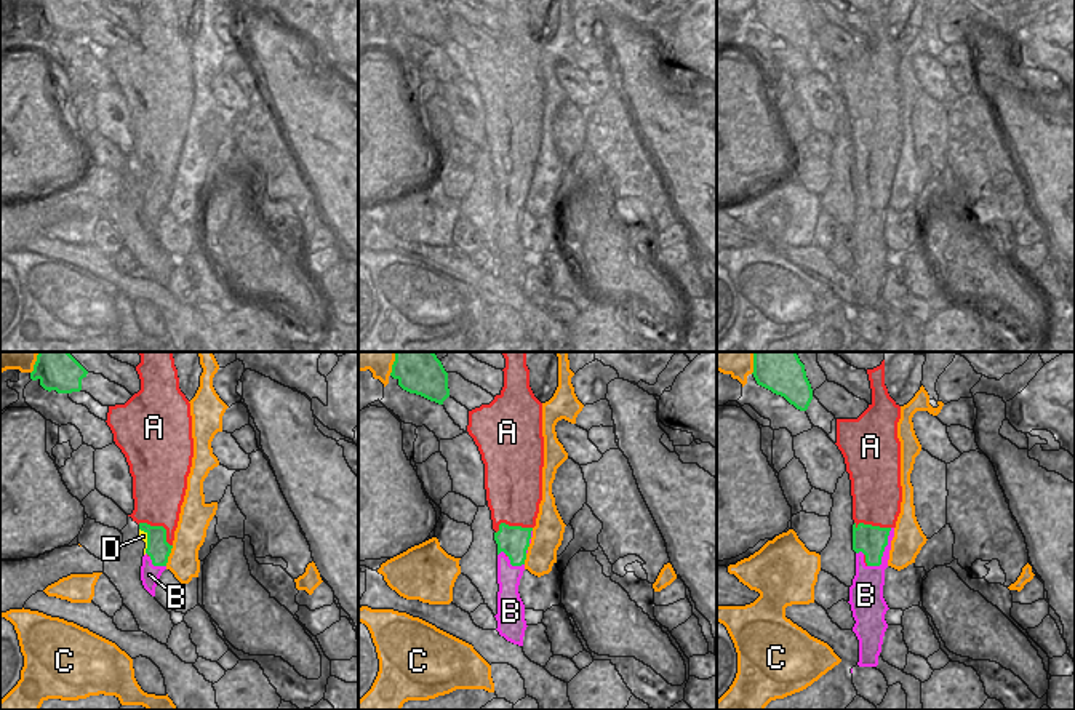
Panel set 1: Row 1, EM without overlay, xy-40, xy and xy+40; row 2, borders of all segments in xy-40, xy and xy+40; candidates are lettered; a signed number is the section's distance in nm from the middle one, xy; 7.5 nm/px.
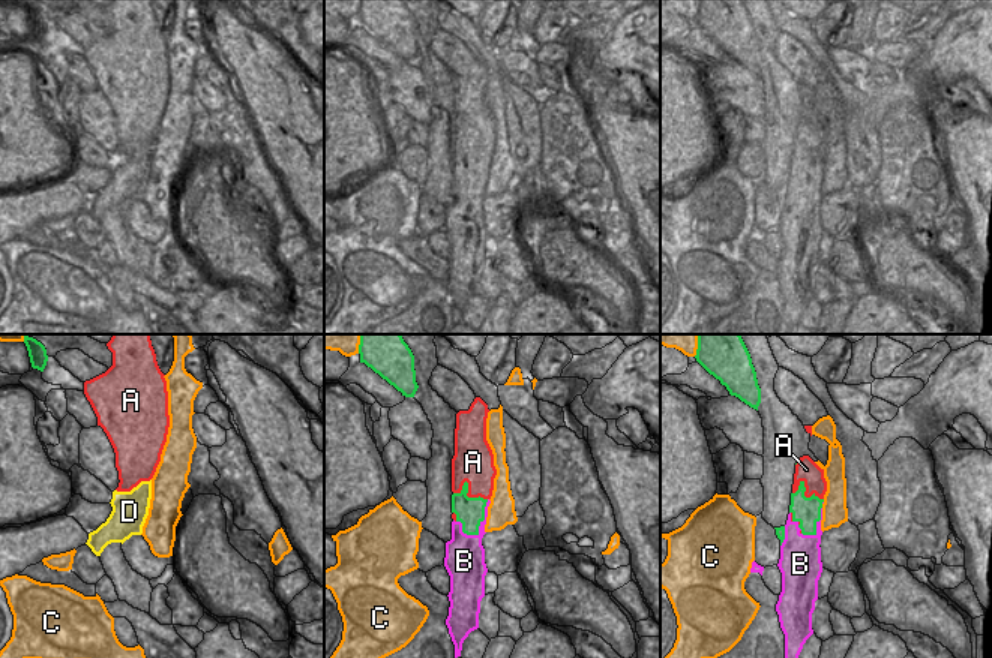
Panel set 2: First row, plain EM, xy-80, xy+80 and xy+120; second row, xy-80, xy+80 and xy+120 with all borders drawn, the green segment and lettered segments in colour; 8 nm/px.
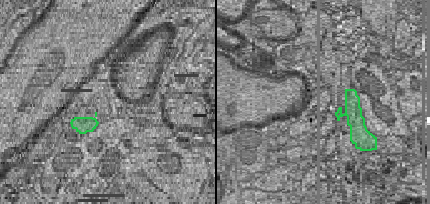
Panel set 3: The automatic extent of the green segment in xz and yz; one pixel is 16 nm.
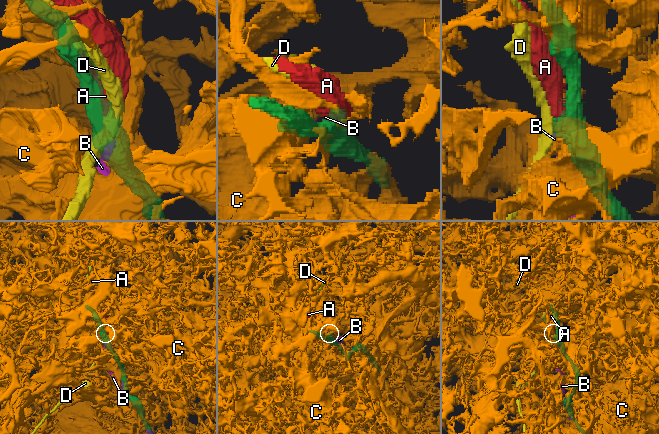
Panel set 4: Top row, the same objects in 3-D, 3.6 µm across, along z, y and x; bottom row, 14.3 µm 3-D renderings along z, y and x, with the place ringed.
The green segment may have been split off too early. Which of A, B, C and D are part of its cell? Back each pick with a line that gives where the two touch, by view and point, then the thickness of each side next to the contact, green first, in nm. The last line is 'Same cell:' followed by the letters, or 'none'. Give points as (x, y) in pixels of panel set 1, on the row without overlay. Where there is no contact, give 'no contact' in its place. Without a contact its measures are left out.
Same cell: none

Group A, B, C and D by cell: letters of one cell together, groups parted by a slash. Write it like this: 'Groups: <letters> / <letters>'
Groups: A B / C / D.

